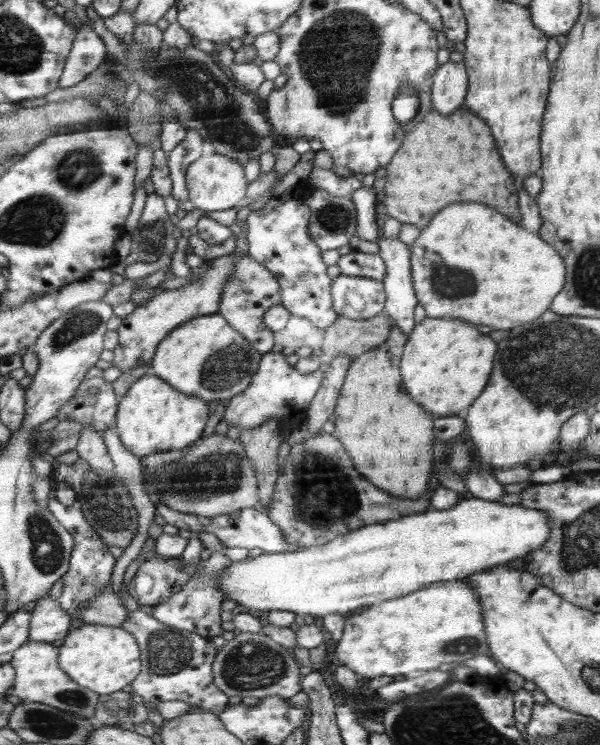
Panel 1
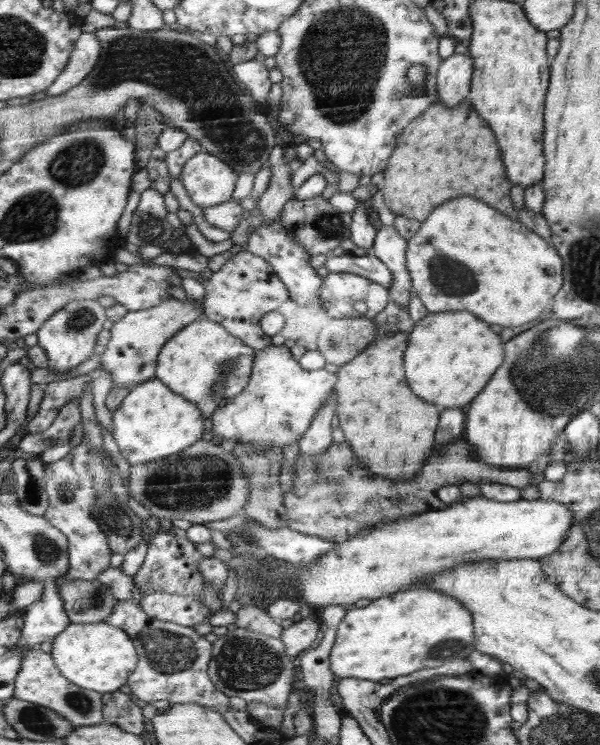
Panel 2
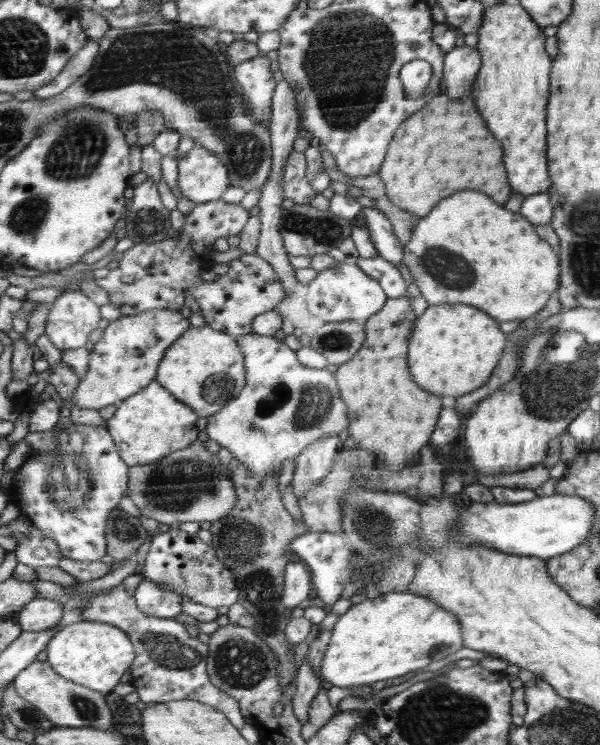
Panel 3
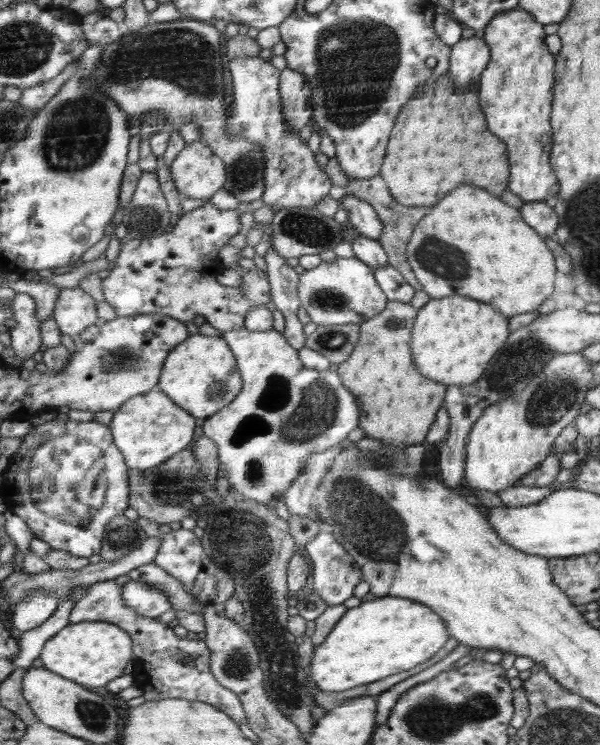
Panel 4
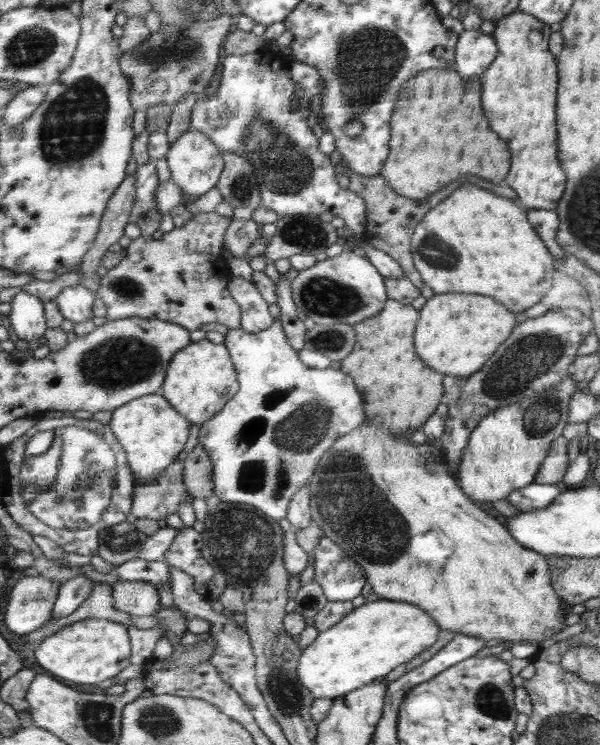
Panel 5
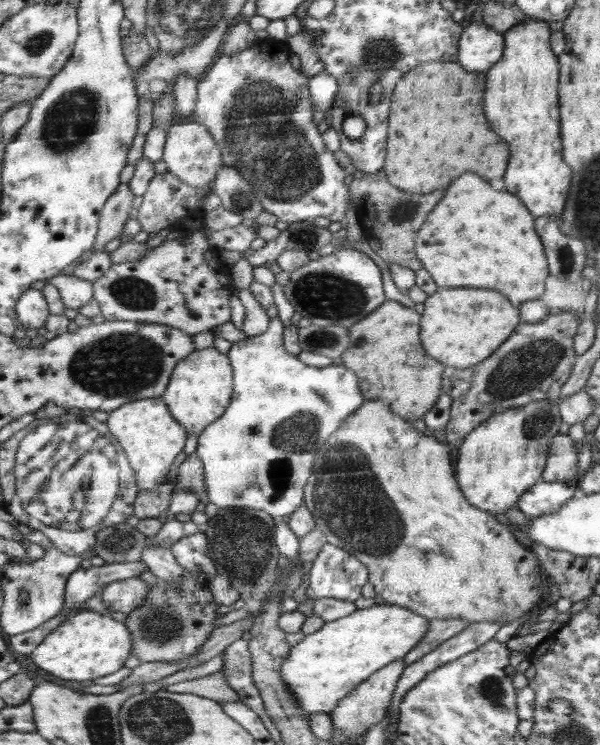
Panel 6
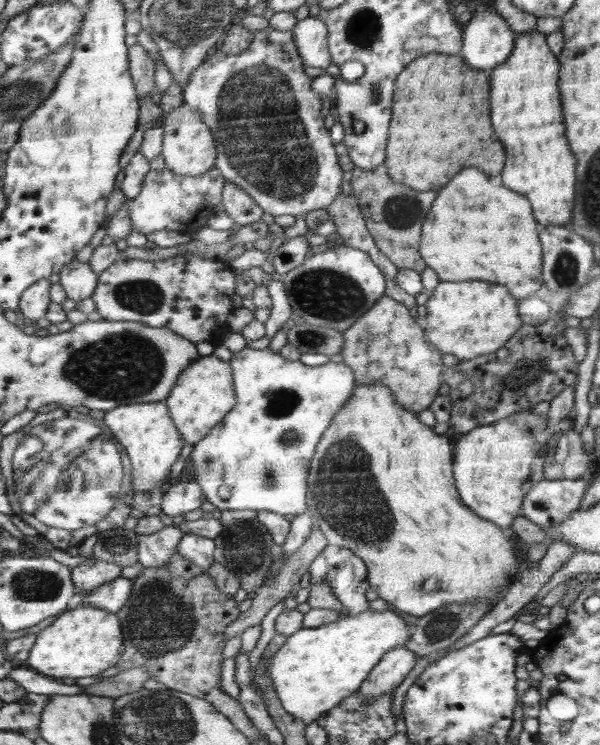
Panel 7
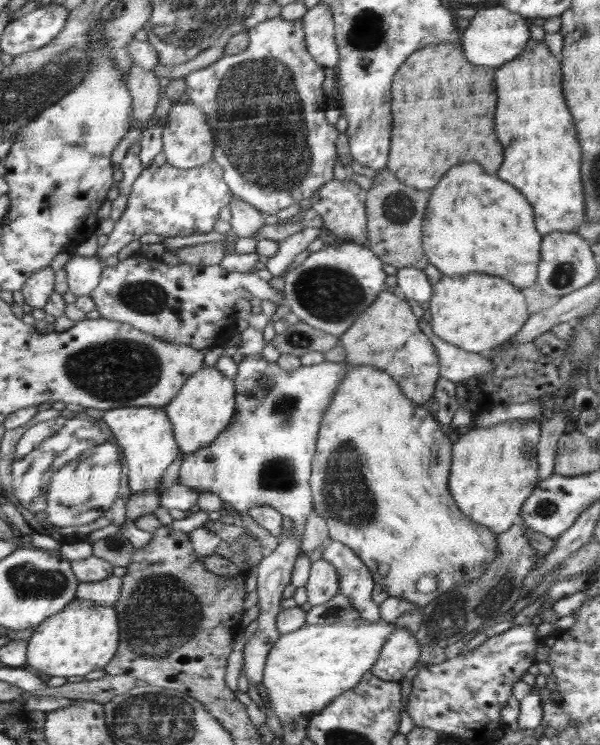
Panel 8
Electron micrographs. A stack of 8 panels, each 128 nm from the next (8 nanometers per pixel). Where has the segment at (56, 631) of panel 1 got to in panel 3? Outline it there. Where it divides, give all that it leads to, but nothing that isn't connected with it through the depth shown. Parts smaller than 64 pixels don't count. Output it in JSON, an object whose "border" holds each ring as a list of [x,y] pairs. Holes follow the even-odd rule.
{"border":[[[36,598],[19,613],[19,622],[26,632],[54,629],[64,616],[63,602],[52,598]]]}

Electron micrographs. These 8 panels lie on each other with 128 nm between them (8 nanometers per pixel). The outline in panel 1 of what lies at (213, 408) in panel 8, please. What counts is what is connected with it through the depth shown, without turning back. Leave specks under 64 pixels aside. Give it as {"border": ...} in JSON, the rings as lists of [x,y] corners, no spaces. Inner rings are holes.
{"border":[[[219,312],[186,322],[162,342],[154,358],[153,373],[165,378],[184,394],[209,402],[232,400],[250,384],[252,376],[261,368],[262,357],[265,357],[240,331],[233,329]]]}

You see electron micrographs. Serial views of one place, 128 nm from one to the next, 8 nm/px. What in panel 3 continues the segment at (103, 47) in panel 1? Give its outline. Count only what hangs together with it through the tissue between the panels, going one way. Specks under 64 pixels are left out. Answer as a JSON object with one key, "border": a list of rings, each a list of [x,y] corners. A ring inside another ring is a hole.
{"border":[[[90,40],[85,49],[73,56],[73,60],[69,62],[62,74],[54,79],[54,82],[42,86],[36,91],[36,97],[40,100],[46,100],[66,92],[75,82],[78,82],[92,70],[100,51],[101,43]]]}

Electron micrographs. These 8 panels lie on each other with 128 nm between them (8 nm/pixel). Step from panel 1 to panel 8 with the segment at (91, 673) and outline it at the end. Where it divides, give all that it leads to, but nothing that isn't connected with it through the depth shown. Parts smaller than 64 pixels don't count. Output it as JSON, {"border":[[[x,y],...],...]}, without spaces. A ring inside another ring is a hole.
{"border":[[[76,598],[61,613],[50,617],[48,621],[34,629],[30,639],[28,667],[45,677],[85,677],[94,670],[105,669],[121,648],[121,615],[116,606],[108,606],[96,601]]]}

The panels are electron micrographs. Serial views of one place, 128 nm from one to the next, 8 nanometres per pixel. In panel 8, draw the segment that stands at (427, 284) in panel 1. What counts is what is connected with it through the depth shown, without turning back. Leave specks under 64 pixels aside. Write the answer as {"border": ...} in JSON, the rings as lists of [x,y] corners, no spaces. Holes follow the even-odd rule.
{"border":[[[476,162],[454,166],[454,170],[438,182],[438,190],[432,190],[422,223],[423,251],[429,263],[436,266],[443,276],[484,273],[505,279],[521,289],[537,283],[543,239],[534,228],[532,206],[520,190],[494,174],[486,174]]]}

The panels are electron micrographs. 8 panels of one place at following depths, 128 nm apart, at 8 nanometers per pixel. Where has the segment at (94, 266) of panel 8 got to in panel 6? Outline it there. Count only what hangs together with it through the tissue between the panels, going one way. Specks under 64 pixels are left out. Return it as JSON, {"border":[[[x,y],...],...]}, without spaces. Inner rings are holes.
{"border":[[[56,276],[47,281],[47,285],[58,286],[66,306],[77,311],[90,304],[95,298],[95,282],[78,276]]]}

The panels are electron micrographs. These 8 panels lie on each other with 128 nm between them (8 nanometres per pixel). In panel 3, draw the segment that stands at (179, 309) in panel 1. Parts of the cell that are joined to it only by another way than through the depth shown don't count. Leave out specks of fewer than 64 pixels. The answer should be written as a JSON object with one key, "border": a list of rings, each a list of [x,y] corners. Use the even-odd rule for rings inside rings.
{"border":[[[158,309],[111,321],[104,338],[91,352],[90,371],[81,377],[72,404],[100,411],[153,385],[165,354],[184,334],[189,333],[191,327],[191,318],[185,318],[178,310]]]}

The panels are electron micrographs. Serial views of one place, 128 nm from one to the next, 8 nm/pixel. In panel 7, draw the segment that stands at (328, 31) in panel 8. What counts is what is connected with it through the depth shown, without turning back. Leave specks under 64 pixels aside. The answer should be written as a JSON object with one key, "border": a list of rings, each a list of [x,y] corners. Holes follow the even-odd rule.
{"border":[[[308,15],[293,28],[296,43],[306,65],[327,69],[332,64],[328,49],[328,27],[320,17]]]}

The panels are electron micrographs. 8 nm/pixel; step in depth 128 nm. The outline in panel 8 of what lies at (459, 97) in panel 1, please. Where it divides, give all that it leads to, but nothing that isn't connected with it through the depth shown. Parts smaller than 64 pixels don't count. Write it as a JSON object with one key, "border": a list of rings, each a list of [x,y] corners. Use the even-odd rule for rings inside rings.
{"border":[[[498,5],[478,10],[474,18],[469,20],[461,41],[465,57],[471,63],[481,67],[497,68],[520,56],[528,48],[528,42],[532,36],[530,21],[526,16],[516,14],[509,8]]]}

